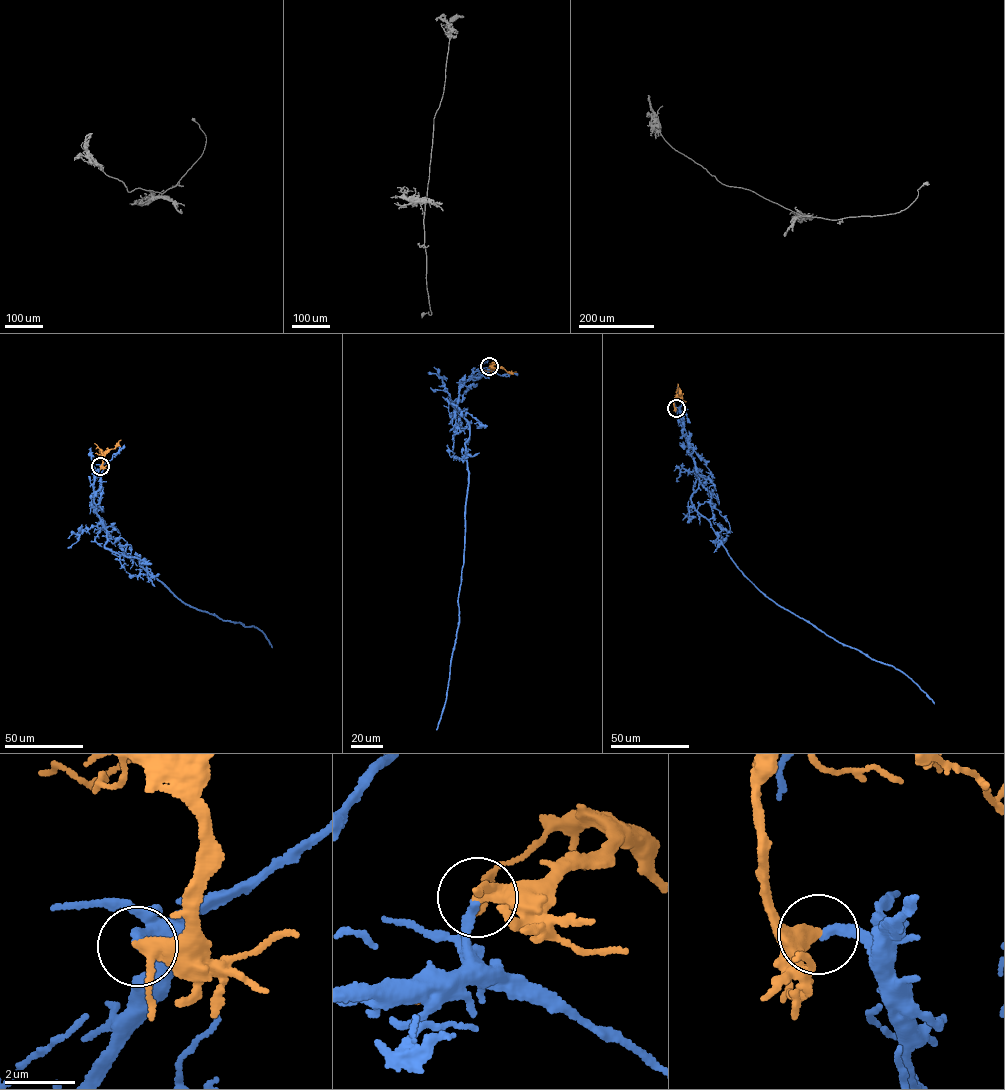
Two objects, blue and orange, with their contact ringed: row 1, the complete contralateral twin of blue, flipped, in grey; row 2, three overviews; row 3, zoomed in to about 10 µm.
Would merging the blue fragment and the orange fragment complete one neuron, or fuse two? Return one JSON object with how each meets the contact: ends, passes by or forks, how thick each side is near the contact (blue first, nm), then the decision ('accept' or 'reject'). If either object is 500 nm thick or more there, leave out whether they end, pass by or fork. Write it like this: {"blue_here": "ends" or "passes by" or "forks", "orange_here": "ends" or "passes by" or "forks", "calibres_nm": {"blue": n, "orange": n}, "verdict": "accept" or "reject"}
{"blue_here": "ends", "orange_here": "passes by", "calibres_nm": {"blue": 260, "orange": 300}, "verdict": "accept"}

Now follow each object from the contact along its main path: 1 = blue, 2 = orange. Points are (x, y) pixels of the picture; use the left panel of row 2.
1: (100, 466), (94, 503), (106, 530), (106, 547), (138, 557), (141, 567), (184, 603), (257, 627), (272, 647)
2: (100, 466), (105, 454), (120, 440)

